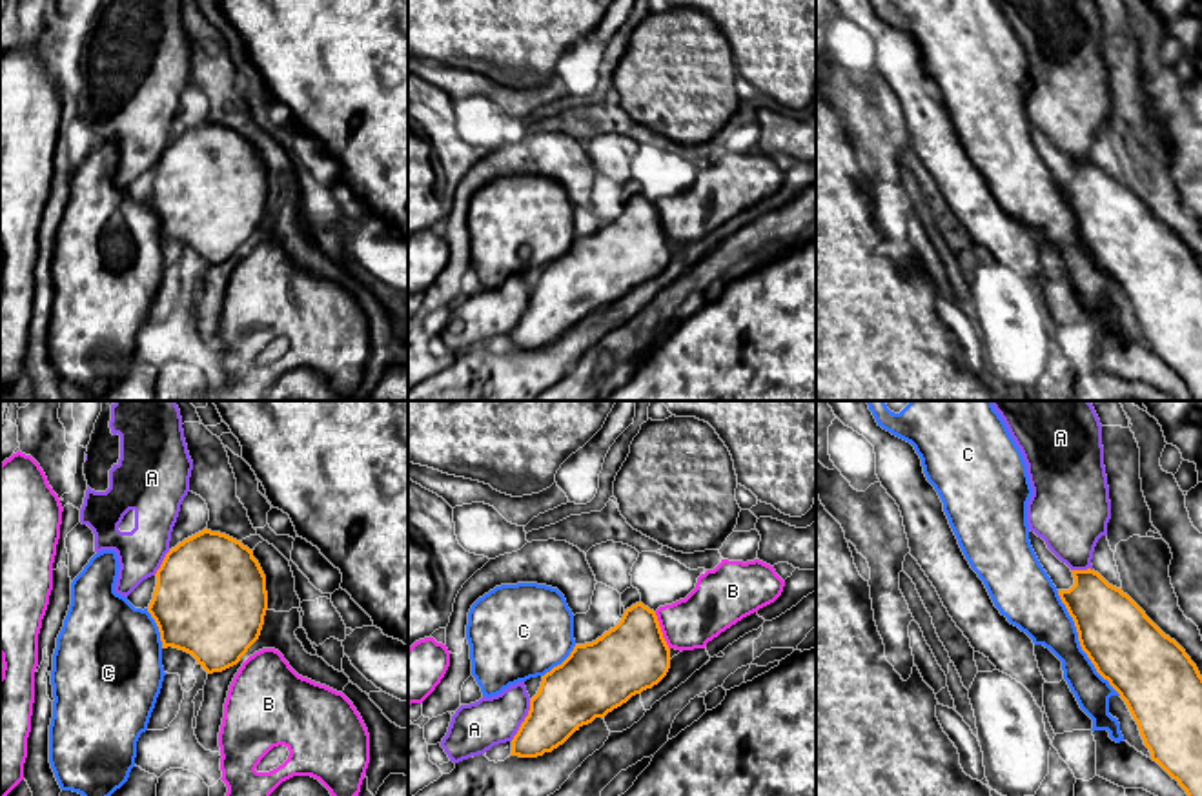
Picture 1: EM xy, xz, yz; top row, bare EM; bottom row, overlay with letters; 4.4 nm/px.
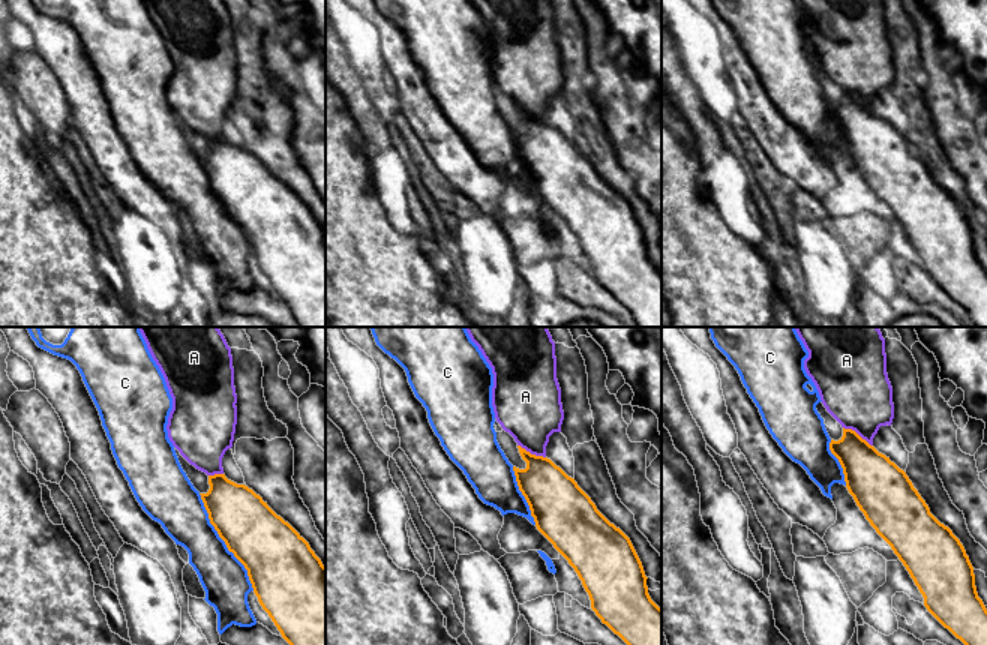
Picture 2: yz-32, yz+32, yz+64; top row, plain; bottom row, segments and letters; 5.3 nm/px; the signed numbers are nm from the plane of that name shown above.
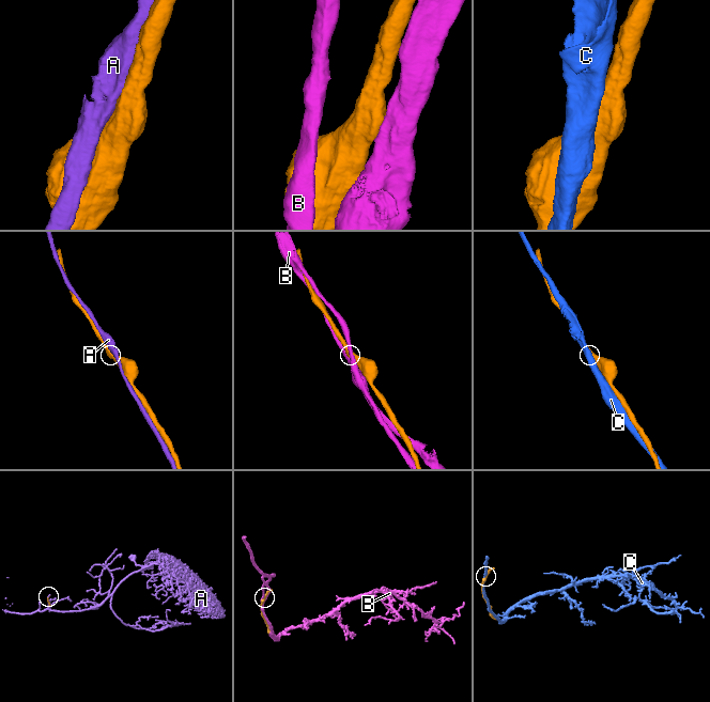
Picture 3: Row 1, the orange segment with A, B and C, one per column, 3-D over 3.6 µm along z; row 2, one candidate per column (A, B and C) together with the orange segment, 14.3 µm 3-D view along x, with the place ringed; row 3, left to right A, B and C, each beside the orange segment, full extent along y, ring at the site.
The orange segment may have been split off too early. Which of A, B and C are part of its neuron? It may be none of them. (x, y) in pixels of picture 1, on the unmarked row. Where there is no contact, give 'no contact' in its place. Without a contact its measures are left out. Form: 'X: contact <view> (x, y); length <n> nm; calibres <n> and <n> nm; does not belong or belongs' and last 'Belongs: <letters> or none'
A: contact xz (525, 312); length 200 nm; calibres 280 and 220 nm; does not belong
B: contact xz (660, 223); length 180 nm; calibres 320 and 220 nm; does not belong
C: contact yz (1080, 235); length 550 nm; calibres 320 and 220 nm; belongs
Belongs: C

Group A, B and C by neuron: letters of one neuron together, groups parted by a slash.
A / B / C

